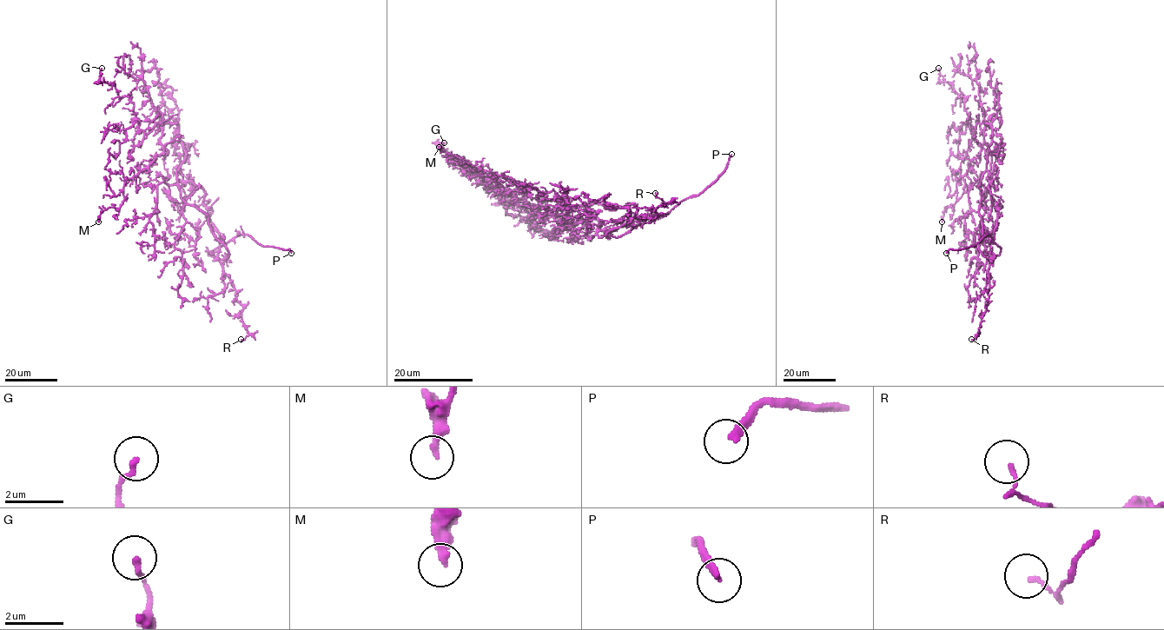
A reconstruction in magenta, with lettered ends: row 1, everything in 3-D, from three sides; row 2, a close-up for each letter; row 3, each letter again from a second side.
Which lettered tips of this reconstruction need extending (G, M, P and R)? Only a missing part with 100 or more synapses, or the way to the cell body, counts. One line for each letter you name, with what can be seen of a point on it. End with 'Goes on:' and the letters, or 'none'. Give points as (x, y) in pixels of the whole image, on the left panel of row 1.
P: place (291, 253)
Goes on: P

